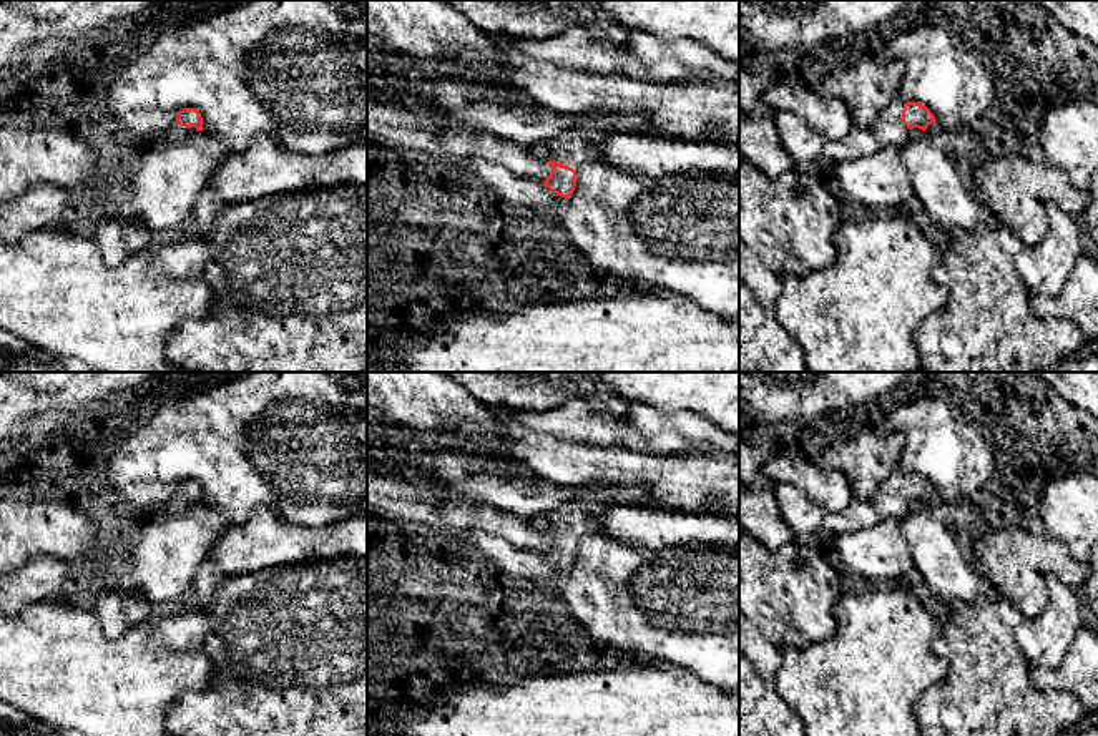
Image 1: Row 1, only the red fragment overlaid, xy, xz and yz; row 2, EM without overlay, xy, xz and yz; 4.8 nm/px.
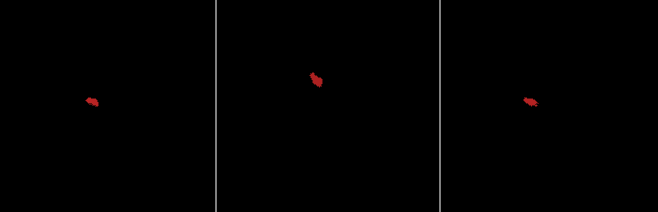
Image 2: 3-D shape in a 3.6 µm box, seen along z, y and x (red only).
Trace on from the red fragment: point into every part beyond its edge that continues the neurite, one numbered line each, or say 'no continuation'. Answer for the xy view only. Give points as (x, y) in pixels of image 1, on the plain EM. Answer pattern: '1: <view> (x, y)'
1: xy (176, 505)

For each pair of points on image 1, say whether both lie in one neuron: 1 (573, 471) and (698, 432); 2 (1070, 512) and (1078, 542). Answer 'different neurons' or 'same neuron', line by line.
1: different neurons
2: same neuron

